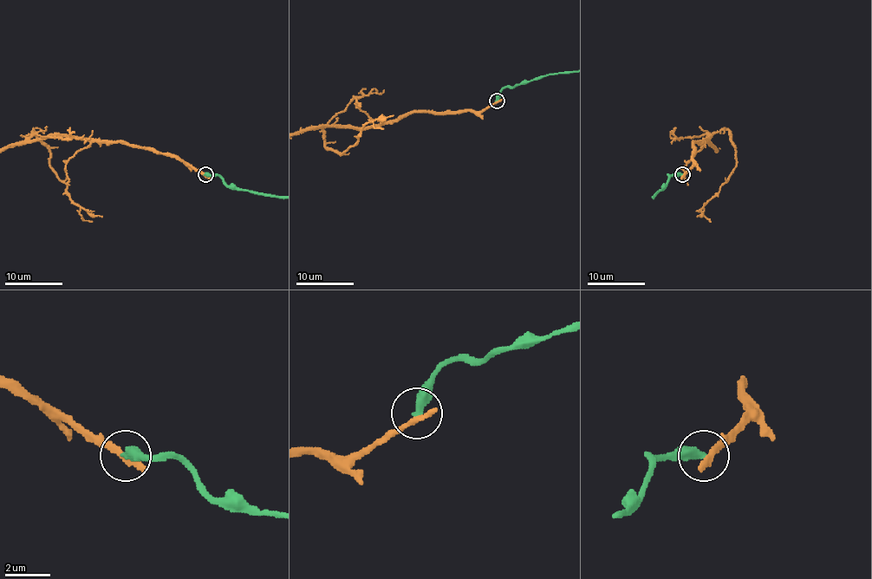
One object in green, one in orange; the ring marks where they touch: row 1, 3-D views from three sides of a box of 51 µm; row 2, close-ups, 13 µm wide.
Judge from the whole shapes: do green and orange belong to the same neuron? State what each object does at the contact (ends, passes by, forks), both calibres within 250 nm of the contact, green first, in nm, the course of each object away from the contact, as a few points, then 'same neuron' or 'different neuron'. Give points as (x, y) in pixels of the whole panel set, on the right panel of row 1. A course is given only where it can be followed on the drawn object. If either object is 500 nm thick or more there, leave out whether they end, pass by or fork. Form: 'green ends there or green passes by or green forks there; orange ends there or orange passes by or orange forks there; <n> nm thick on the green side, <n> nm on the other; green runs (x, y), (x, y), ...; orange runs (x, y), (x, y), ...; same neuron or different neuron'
green ends there; orange ends there; 420 nm thick on the green side, 340 nm on the other; orange runs (682, 174), (693, 164), (694, 142), (727, 129), (736, 152), (736, 167), (697, 217); different neuron

